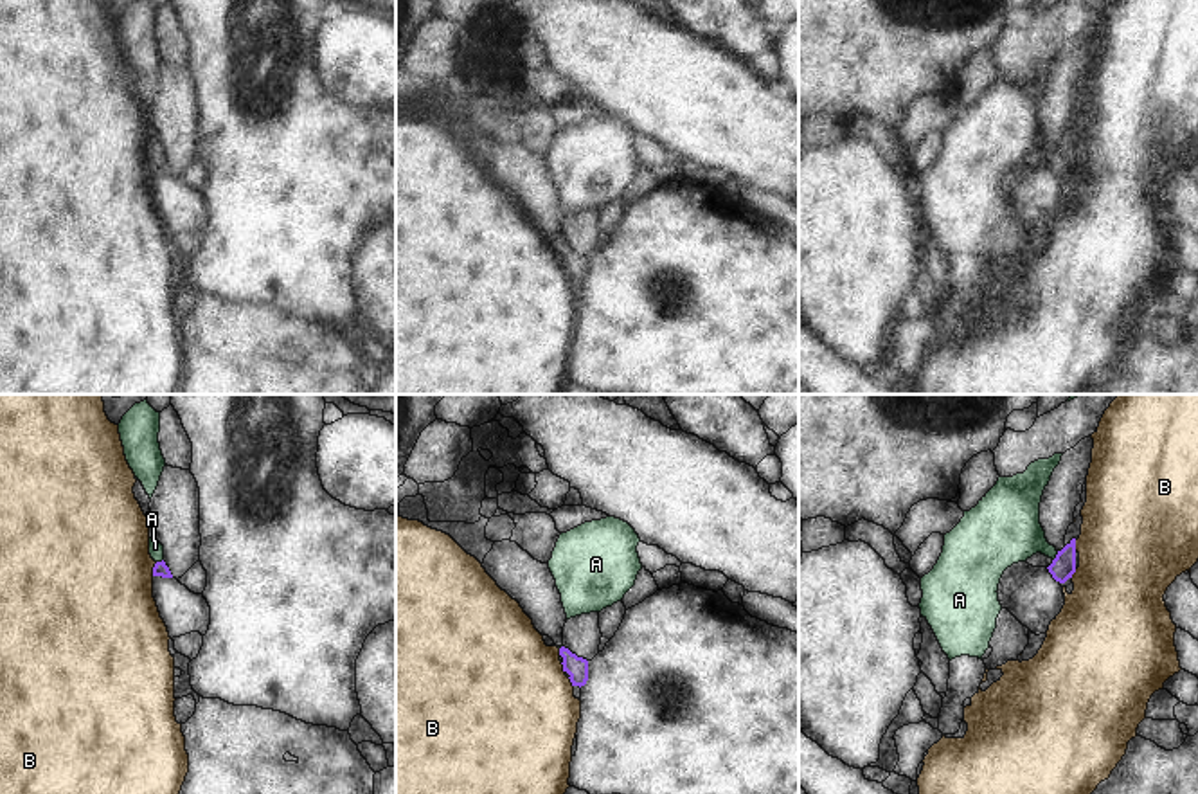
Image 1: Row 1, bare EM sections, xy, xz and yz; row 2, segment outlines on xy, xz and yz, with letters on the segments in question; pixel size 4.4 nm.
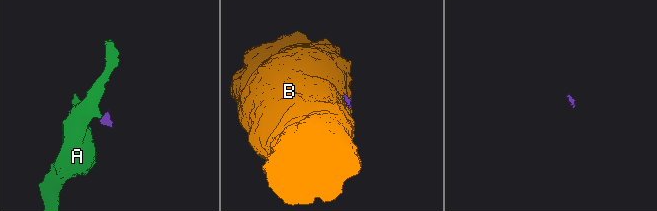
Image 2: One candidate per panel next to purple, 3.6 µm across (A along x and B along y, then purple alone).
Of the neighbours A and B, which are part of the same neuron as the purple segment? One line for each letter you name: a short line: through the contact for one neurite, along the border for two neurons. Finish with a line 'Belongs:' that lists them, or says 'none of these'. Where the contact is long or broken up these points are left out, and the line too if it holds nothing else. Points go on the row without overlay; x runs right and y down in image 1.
A: Line: yz (1063, 162), (1056, 153), (1008, 126)
Belongs: A

